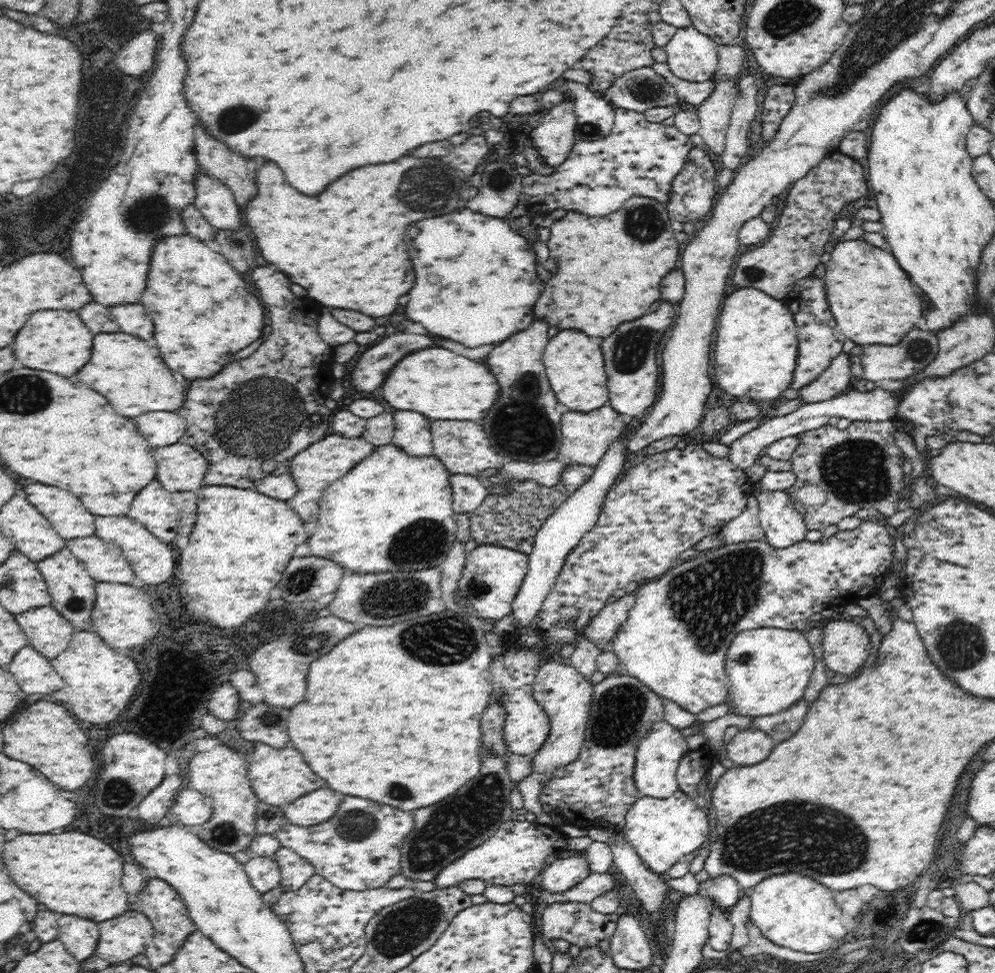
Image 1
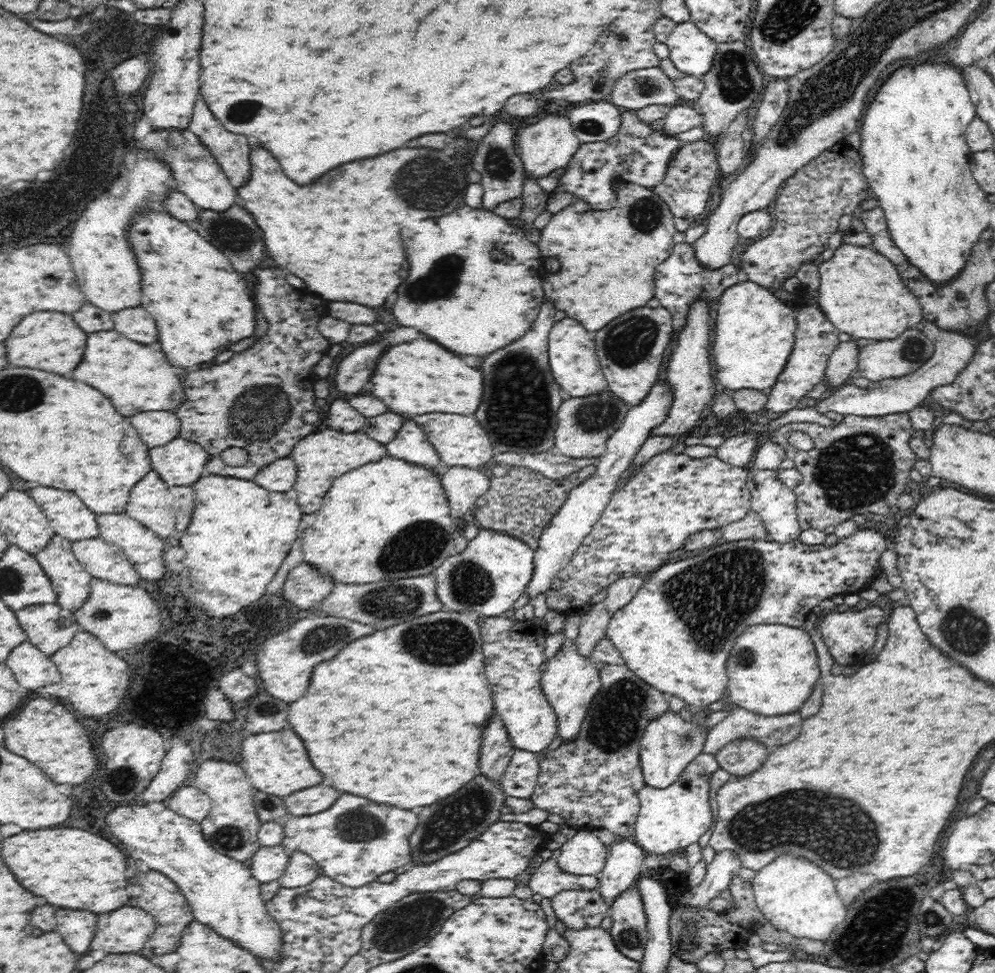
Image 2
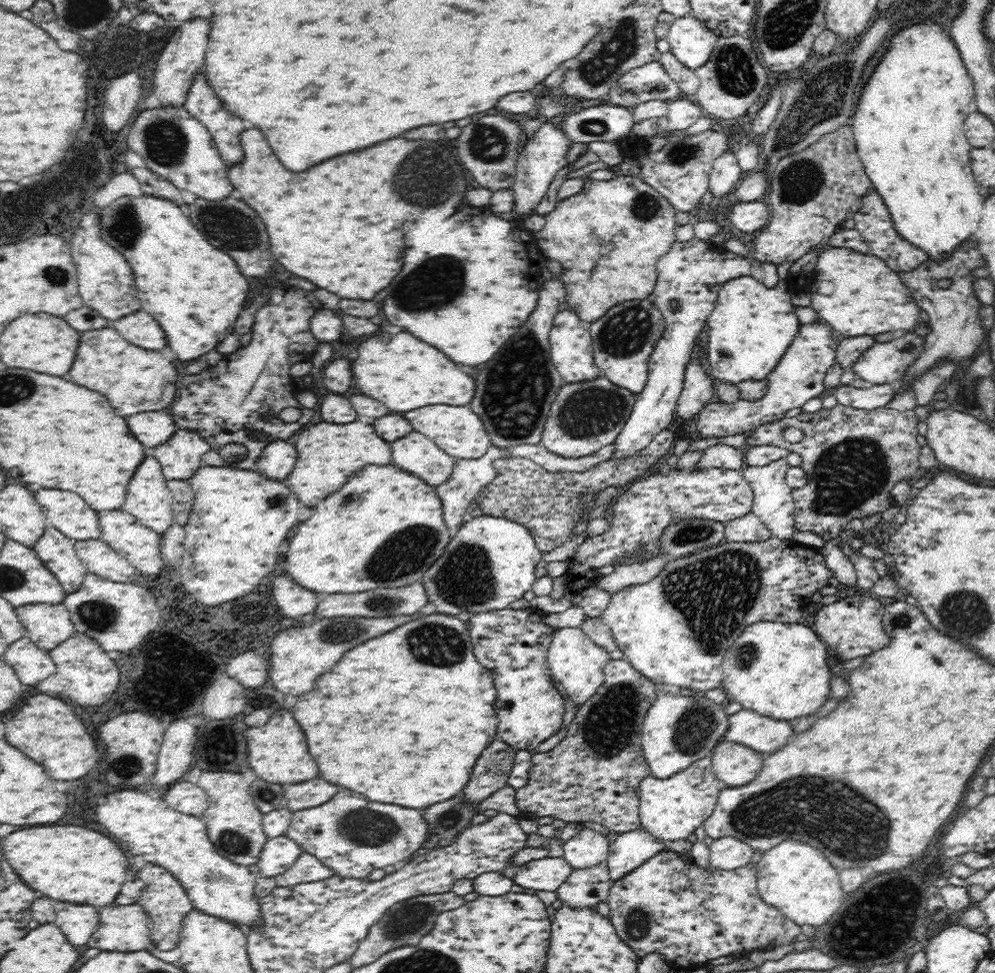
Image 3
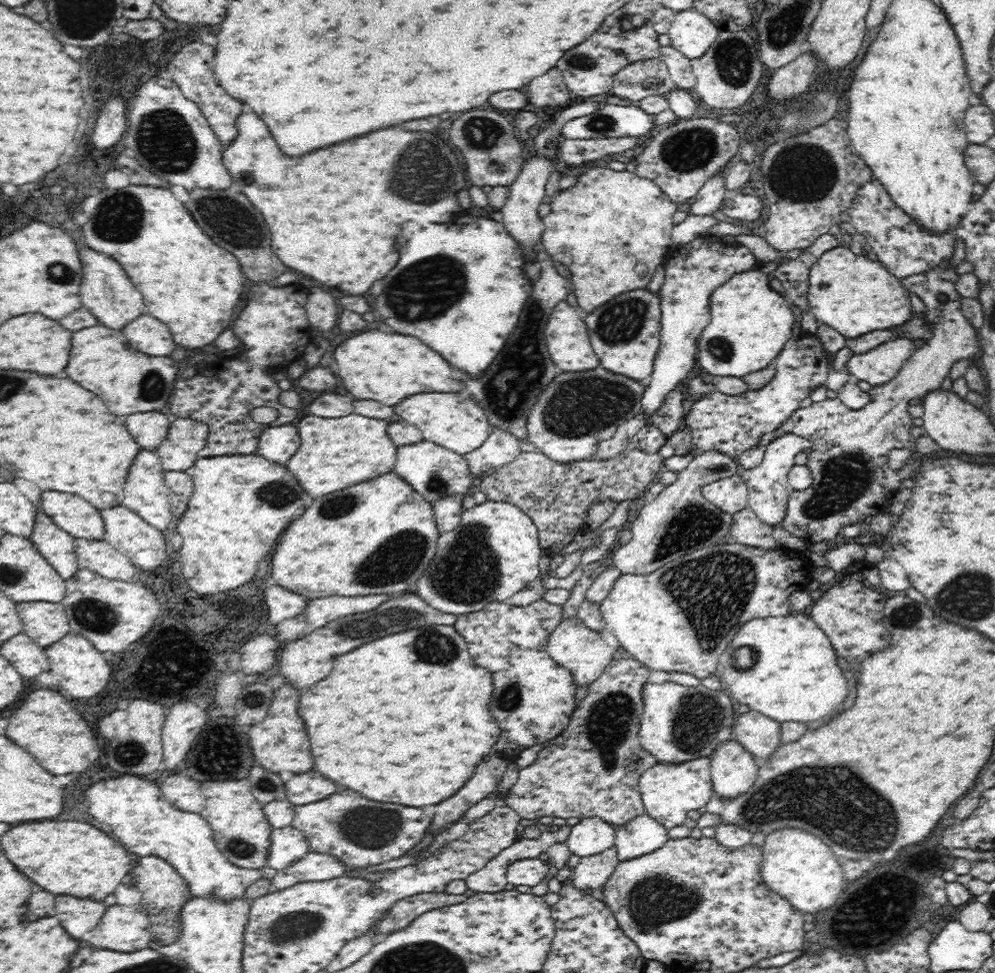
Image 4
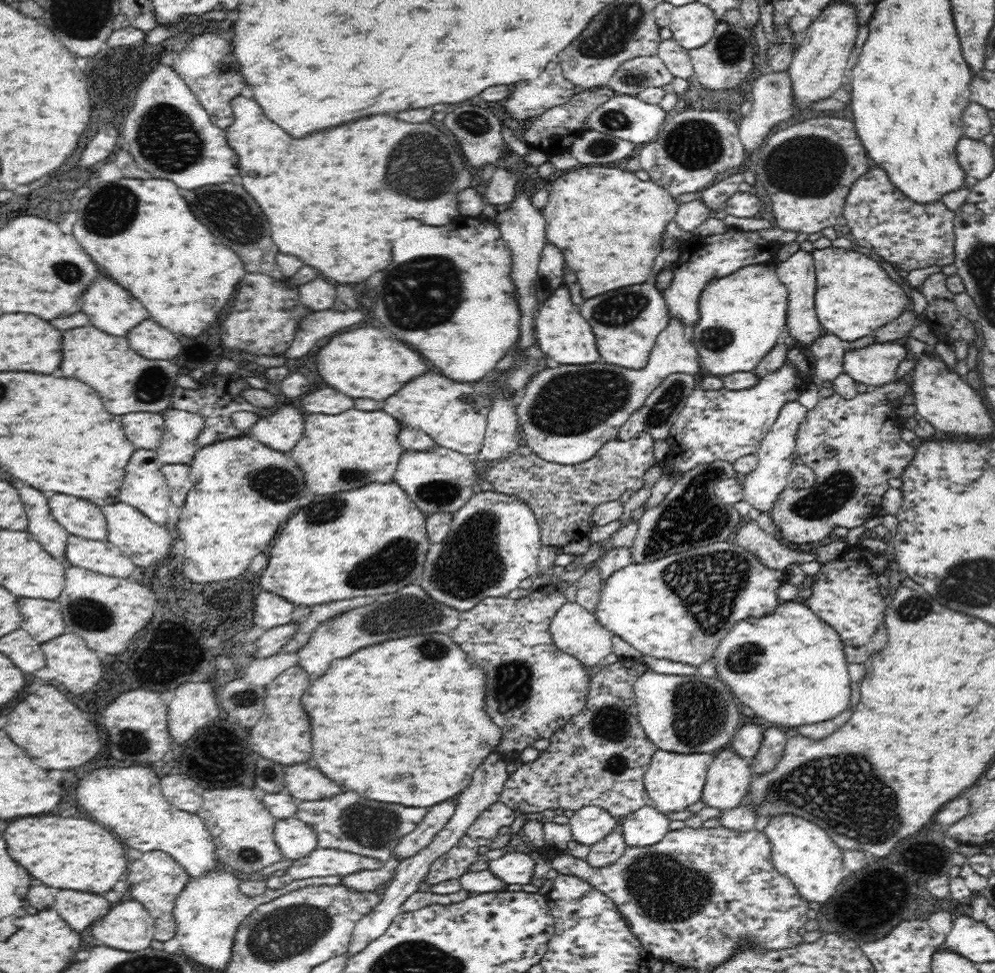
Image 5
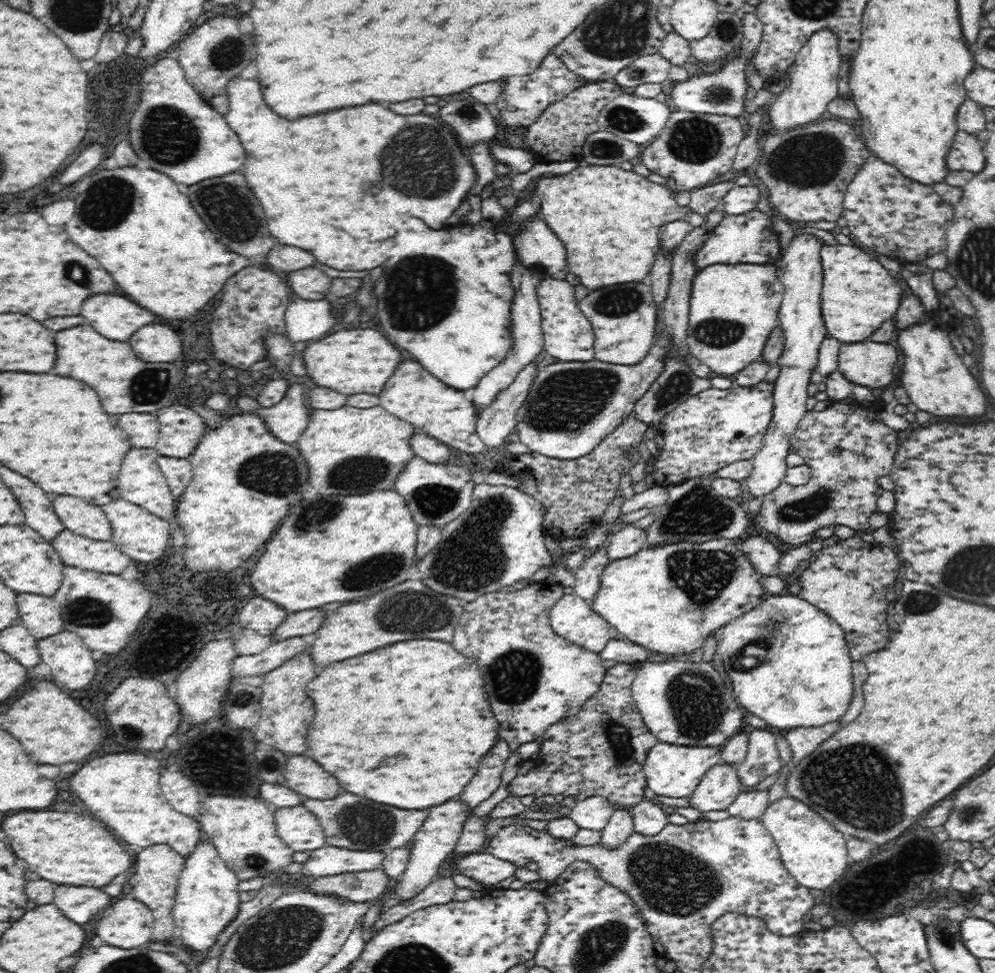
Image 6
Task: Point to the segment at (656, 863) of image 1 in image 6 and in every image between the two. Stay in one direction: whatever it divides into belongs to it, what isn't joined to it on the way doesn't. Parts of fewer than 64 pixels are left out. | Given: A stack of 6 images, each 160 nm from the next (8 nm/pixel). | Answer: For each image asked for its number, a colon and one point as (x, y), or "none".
2: (670, 818)
3: (672, 809)
4: (671, 792)
5: (674, 781)
6: (674, 771)

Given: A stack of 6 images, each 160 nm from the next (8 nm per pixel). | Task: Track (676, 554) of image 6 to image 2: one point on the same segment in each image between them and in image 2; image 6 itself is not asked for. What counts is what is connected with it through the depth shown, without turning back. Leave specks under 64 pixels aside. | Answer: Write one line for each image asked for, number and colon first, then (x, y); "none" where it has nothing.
2: (676, 633)
3: (674, 630)
4: (680, 618)
5: (678, 608)

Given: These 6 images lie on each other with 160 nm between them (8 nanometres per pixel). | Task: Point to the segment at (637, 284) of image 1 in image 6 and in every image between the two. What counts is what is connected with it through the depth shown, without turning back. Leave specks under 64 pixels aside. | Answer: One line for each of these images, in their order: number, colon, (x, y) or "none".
2: (607, 259)
3: (596, 235)
4: (612, 229)
5: (610, 224)
6: (609, 219)

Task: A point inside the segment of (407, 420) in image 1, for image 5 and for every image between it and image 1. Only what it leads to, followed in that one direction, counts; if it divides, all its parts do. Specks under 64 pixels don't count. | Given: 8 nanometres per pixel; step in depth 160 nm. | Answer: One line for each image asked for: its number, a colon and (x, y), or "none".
2: (411, 444)
3: (415, 453)
4: (433, 470)
5: (439, 479)

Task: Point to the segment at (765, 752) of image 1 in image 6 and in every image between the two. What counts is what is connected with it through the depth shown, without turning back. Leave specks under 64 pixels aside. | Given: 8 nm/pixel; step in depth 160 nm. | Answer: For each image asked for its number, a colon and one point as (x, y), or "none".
2: (741, 756)
3: (734, 764)
4: (733, 770)
5: (729, 776)
6: (720, 787)

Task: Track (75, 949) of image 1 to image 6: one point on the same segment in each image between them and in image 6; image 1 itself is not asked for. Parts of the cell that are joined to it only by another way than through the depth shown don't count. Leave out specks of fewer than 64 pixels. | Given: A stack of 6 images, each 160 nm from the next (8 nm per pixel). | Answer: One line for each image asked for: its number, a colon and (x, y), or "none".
2: (77, 927)
3: (78, 921)
4: (78, 916)
5: (79, 909)
6: (80, 905)

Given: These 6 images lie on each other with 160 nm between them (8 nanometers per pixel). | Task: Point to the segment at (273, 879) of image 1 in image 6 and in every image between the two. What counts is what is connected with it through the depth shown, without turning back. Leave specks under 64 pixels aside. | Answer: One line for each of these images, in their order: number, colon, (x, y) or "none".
2: (268, 864)
3: (278, 855)
4: (287, 845)
5: (295, 839)
6: (296, 826)

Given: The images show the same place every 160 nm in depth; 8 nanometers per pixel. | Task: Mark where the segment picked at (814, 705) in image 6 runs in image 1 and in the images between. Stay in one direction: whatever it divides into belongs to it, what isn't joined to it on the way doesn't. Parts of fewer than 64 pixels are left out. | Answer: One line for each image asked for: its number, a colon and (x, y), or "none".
1: (769, 668)
2: (773, 668)
3: (788, 677)
4: (795, 677)
5: (801, 677)

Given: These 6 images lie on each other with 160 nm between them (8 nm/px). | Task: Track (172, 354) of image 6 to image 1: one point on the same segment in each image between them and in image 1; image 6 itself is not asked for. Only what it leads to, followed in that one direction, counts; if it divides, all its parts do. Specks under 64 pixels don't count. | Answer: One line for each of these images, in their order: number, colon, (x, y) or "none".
1: (133, 319)
2: (135, 323)
3: (140, 328)
4: (147, 334)
5: (149, 339)

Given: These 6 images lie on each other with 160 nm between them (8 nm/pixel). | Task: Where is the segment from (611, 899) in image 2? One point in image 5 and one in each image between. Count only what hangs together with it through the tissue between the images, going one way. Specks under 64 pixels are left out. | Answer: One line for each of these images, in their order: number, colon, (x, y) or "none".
3: (627, 851)
4: (642, 835)
5: (646, 826)

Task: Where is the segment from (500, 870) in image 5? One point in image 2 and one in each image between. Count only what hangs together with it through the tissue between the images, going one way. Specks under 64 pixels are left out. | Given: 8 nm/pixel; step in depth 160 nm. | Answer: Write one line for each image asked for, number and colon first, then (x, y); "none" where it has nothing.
2: (547, 880)
3: (547, 874)
4: (529, 872)

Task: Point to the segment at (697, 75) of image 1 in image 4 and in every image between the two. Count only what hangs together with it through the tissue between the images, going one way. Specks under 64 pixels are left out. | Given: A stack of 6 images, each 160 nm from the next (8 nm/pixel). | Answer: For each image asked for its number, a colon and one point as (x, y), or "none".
2: (692, 52)
3: (692, 44)
4: (692, 33)

